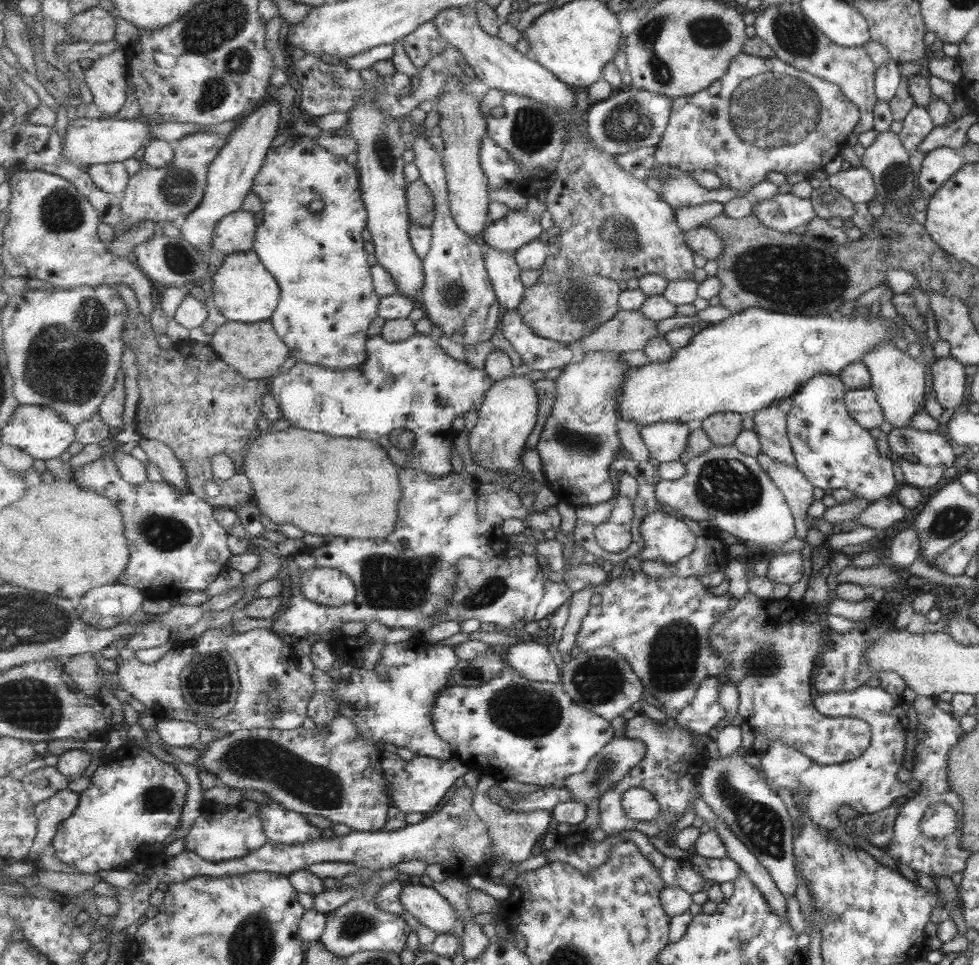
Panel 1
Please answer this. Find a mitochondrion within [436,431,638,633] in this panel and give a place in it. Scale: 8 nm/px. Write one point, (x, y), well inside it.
(487, 593)

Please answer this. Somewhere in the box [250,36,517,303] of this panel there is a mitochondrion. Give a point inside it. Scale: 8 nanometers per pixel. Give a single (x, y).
(383, 150)

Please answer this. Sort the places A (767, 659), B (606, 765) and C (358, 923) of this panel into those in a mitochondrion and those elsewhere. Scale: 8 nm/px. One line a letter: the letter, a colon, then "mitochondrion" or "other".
A: mitochondrion
B: mitochondrion
C: mitochondrion

